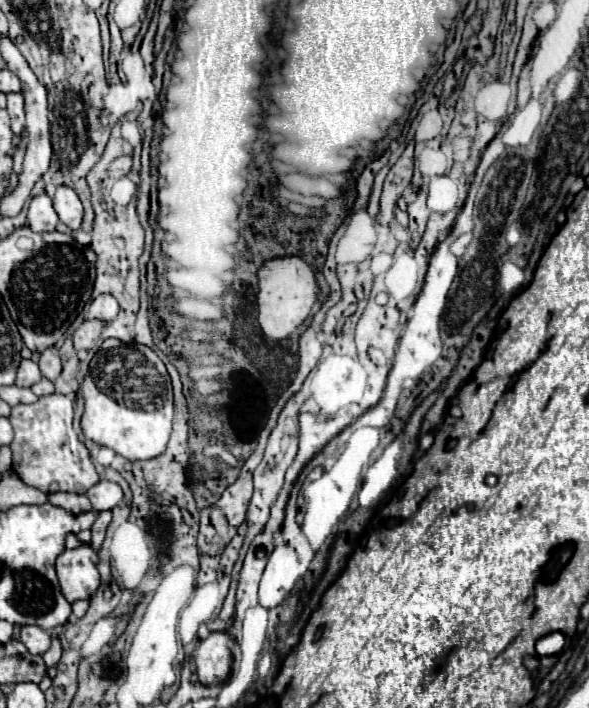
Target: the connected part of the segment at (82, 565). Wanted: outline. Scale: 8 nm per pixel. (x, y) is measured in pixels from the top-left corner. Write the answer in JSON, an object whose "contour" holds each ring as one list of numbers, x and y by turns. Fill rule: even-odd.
{"contour":[[81,544,75,550,65,550,57,558,57,576,61,592,69,602,89,600,101,584,97,566,91,560,91,546]]}

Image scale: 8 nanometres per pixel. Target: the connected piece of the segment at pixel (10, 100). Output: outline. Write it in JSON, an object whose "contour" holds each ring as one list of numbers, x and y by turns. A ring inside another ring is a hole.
{"contour":[[7,94,7,112,11,116,13,134,19,138,25,132,25,102,23,94]]}

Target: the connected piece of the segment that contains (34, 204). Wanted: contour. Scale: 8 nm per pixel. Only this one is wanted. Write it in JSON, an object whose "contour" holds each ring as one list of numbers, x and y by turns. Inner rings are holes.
{"contour":[[39,194,31,200,27,220,29,220,29,228,33,228,33,232,53,232,55,230,59,216,53,210,51,198,47,194]]}

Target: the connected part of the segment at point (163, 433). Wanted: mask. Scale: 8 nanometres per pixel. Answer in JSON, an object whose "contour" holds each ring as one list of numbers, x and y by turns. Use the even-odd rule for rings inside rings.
{"contour":[[107,340,91,360,89,374,81,384,81,394,85,398,85,412,81,416,85,438,115,450,127,460,149,460,165,452,173,420,173,388,163,360,151,348,143,344,121,344]]}

